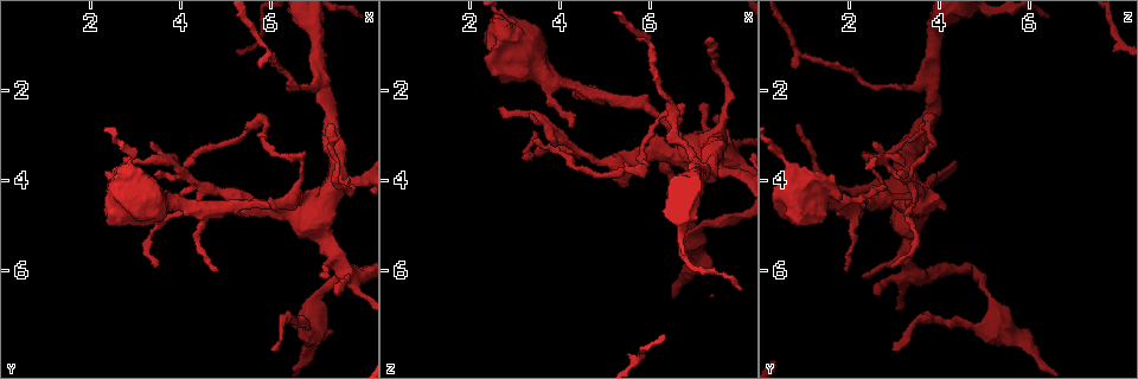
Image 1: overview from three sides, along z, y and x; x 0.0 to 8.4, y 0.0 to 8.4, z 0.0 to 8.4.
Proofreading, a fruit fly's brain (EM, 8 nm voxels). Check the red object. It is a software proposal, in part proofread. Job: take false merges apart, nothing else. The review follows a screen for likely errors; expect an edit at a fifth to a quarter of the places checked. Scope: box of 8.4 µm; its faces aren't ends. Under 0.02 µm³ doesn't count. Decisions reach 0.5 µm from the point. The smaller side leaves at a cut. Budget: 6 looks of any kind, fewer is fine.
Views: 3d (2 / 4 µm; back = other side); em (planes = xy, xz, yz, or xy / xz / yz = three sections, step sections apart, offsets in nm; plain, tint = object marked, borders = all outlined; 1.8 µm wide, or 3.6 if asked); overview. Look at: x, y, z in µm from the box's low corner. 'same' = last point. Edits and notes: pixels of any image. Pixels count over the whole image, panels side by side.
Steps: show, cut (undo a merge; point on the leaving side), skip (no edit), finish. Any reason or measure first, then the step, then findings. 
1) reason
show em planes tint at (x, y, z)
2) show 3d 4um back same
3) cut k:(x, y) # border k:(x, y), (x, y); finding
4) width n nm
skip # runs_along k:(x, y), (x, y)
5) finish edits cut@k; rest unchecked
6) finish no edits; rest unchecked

thick turns thin
show 3d 2um at (7.65, 6.05, 3.35)

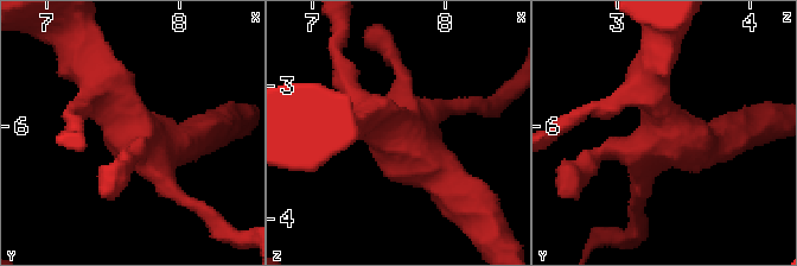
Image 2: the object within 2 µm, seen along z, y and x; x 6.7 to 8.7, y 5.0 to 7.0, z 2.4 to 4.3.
need the tissue
show em 3.6um planes borders at (7.66, 6.08, 3.38)

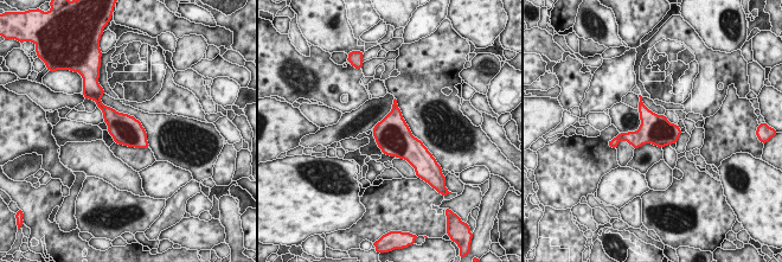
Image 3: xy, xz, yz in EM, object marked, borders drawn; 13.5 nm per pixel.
width 400 nm
skip # all the same cell

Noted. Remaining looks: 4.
show em yz step 16 tint at (5.40, 2.95, 3.85)

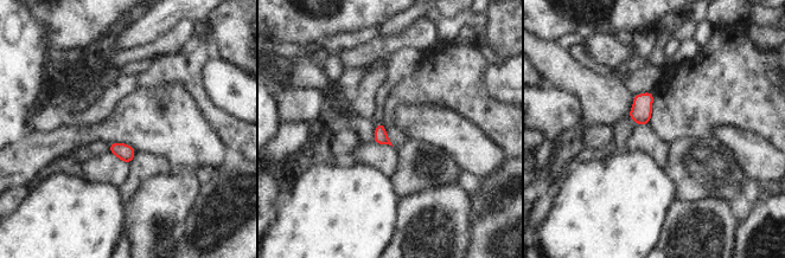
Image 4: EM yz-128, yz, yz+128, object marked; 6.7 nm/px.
show em planes borders same

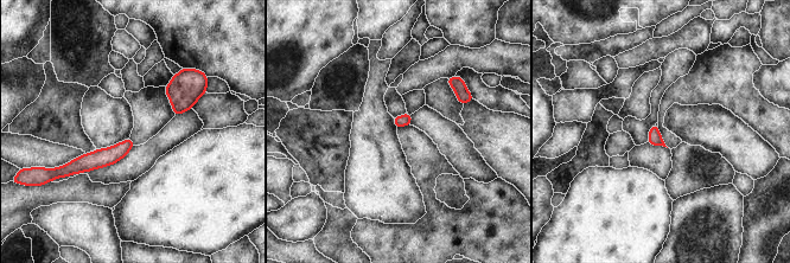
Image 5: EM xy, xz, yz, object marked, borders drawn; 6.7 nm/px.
width 80 nm
skip # runs_along 5:(129, 143), (108, 156), (72, 168); all the same cell

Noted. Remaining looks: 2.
show em 3.6um planes plain at (2.90, 4.05, 0.75)

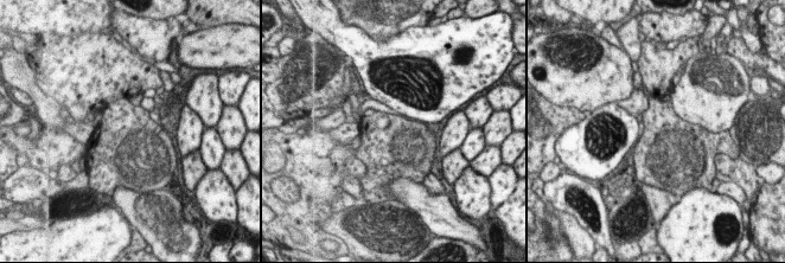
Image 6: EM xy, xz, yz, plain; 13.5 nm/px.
with the object marked
show em 3.6um planes tint same

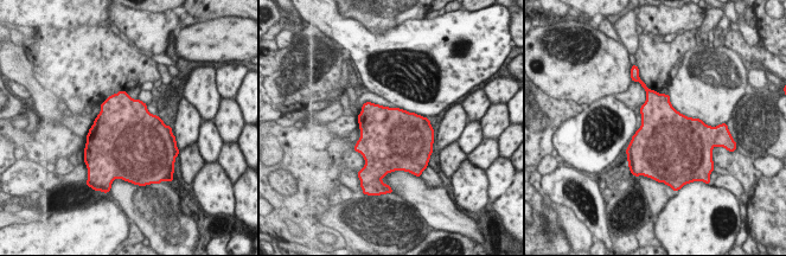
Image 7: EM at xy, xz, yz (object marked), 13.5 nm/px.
skip # one cell here

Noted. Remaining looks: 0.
finish no edits; rest unchecked

